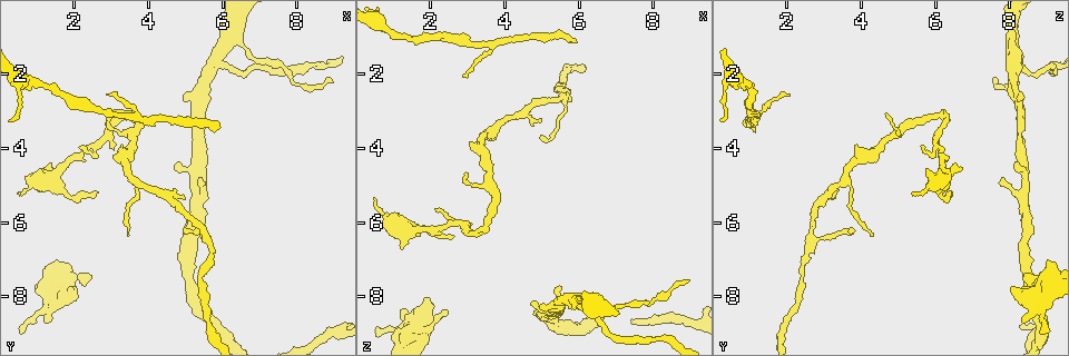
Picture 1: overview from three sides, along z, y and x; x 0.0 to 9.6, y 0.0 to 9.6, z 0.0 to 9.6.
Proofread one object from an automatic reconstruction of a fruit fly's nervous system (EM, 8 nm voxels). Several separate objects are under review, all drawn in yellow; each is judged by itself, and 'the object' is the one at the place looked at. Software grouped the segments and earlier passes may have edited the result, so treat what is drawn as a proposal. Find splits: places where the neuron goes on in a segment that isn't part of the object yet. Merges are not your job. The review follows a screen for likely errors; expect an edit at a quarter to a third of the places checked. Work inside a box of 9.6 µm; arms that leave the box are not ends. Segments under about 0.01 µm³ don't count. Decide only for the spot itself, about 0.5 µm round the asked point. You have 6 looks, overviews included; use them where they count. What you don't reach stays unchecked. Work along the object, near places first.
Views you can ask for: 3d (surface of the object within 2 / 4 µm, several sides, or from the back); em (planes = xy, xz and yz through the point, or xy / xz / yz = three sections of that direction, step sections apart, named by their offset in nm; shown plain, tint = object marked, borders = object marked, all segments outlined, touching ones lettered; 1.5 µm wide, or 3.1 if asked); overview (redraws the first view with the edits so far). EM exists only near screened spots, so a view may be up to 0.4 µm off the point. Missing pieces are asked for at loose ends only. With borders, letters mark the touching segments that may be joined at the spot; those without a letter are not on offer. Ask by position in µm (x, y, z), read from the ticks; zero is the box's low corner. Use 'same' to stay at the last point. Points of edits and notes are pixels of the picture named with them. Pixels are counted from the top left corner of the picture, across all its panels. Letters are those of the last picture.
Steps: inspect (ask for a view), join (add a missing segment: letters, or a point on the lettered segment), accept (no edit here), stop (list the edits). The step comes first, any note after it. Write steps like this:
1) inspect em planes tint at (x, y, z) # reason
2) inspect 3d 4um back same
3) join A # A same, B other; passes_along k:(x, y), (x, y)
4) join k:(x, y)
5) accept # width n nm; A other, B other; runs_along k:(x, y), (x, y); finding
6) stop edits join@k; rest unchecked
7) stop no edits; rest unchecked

inspect 3d 2um at (5.45, 4.95, 7.70) # free end

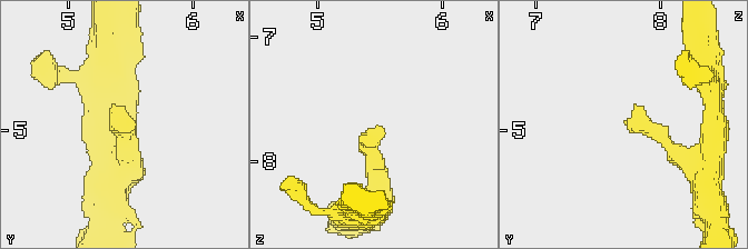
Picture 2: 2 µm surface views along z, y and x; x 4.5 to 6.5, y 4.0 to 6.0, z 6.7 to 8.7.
inspect em xz step 4 tint at (5.50, 4.92, 7.68) # need the tissue

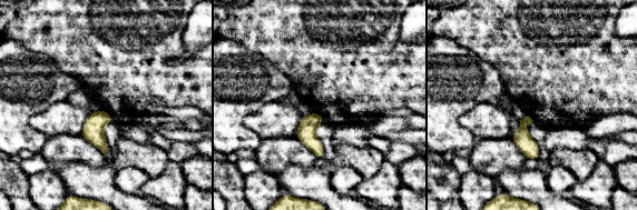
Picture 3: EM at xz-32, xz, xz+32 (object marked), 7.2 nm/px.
inspect em planes borders same # cut it another way

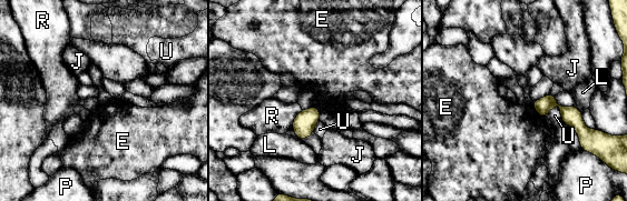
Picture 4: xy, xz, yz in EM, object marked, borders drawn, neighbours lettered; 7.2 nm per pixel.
accept # E other, J other, L other, P other, R other, U other; border 4:(531, 104), (544, 118); no lettered segment goes on from it

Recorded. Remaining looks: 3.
inspect em planes borders at (2.50, 7.50, 8.40) # tapers out

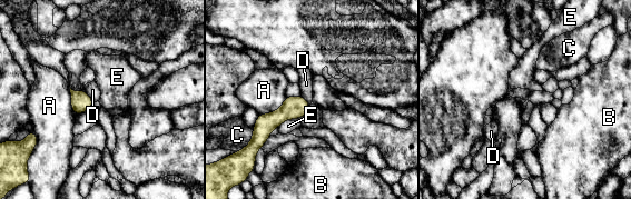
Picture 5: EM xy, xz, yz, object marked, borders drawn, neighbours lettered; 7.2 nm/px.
accept # A other, B other, C other, D other, E other; runs_along 5:(306, 106), (287, 110), (255, 136); no lettered segment goes on from it

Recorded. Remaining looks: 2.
inspect em planes borders at (1.35, 4.45, 6.55) # branch stops here

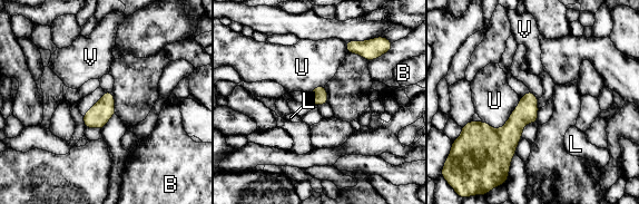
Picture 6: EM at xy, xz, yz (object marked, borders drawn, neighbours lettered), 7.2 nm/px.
accept # longest_contact U 340 nm; B other, L other, U other, V other; border 6:(539, 99), (538, 108); none of them fits

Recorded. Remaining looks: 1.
stop no edits; rest unchecked

